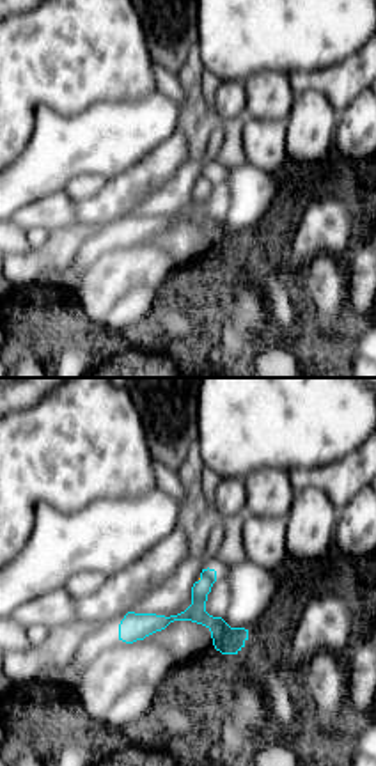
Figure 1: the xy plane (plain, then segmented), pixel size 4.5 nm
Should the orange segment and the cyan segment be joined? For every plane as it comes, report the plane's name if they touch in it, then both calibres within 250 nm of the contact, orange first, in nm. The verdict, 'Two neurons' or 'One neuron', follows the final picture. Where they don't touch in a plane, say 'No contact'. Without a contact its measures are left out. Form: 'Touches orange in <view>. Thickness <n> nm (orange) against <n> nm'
No contact

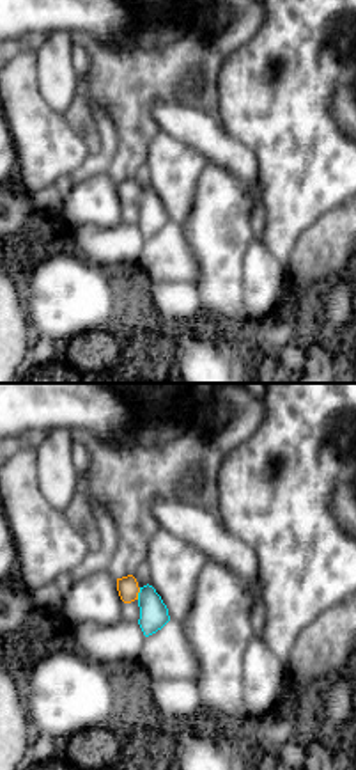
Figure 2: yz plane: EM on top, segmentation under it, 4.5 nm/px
Touches orange in yz. Thickness 100 nm (orange) against 130 nm

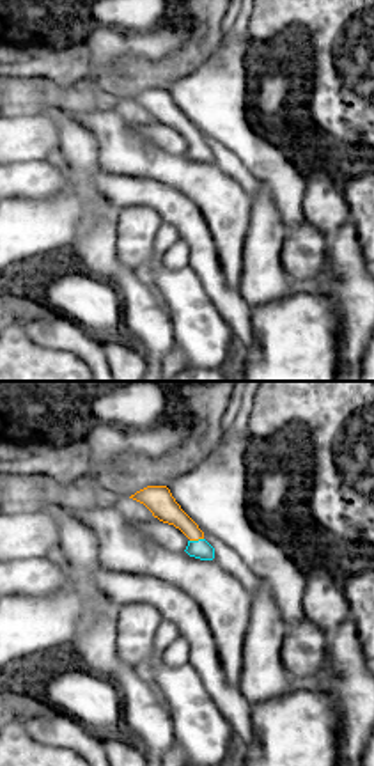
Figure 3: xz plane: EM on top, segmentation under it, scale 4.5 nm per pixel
Touches orange in xz. Thickness 130 nm (orange) against 90 nm

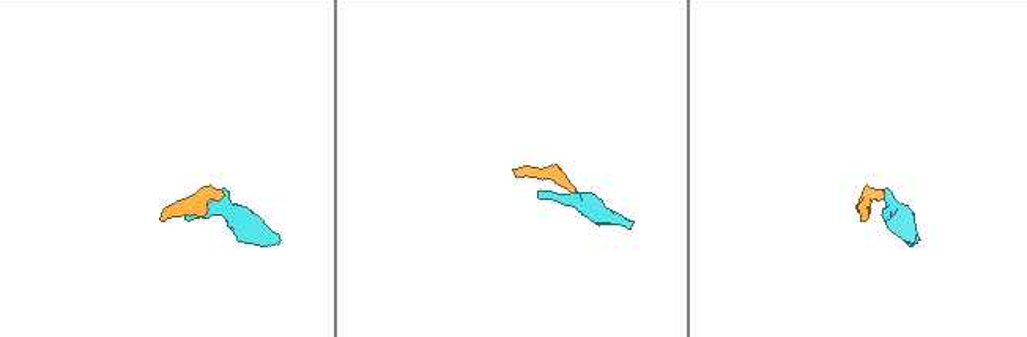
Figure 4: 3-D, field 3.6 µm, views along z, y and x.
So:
One neuron

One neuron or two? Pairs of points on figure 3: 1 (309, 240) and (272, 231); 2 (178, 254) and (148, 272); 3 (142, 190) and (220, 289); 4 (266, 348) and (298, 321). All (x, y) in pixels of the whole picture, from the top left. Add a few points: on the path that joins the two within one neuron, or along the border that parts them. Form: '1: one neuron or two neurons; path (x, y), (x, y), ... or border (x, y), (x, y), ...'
1: one neuron; path (300, 240), (289, 240), (280, 234)
2: two neurons; border (179, 240), (163, 254), (162, 265)
3: one neuron; path (169, 206), (195, 233), (206, 263)
4: one neuron; path (273, 346), (291, 328)

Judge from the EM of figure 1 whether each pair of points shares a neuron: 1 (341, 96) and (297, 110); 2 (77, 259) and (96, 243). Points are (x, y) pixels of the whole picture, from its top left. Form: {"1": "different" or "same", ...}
{"1": "different", "2": "same"}

